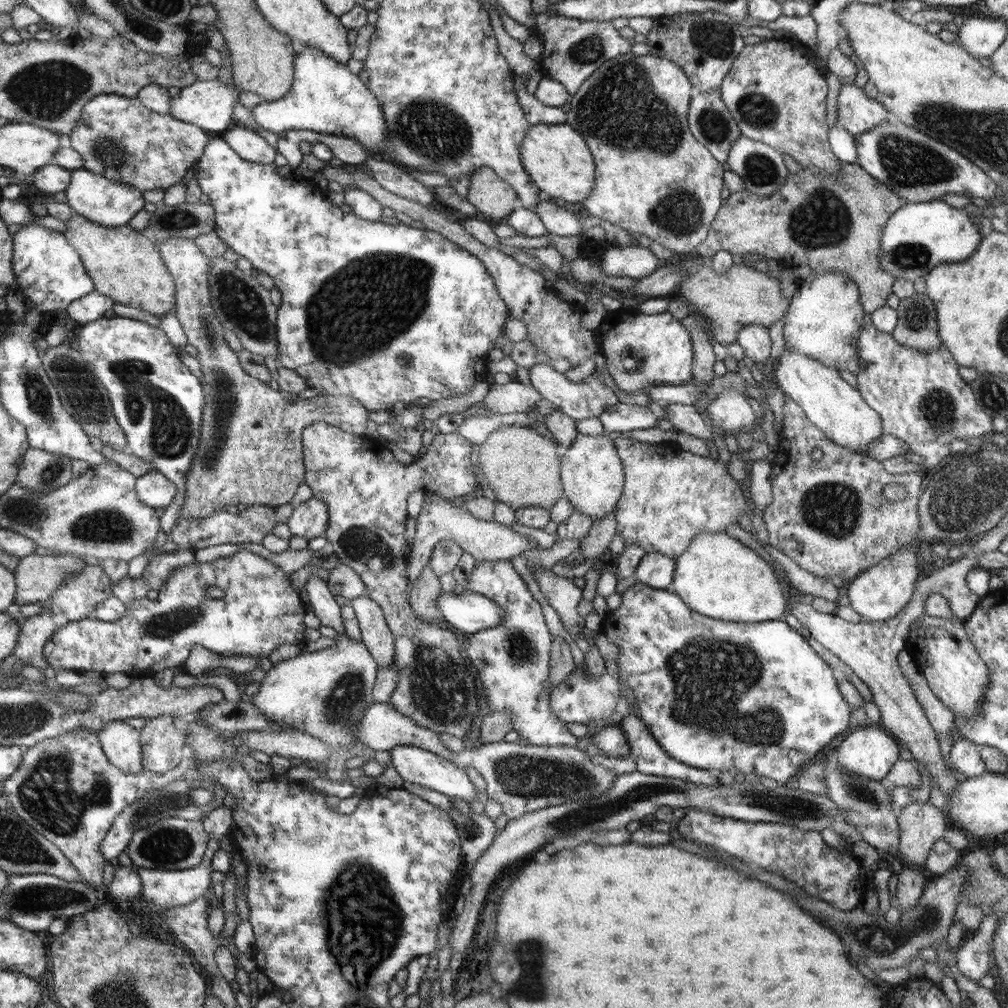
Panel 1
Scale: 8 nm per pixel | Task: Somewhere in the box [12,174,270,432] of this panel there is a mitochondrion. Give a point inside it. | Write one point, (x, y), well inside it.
(79, 393)

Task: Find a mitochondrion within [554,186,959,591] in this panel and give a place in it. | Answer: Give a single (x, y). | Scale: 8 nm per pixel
(832, 510)

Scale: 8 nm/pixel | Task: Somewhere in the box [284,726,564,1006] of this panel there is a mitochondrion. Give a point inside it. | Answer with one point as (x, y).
(531, 955)

